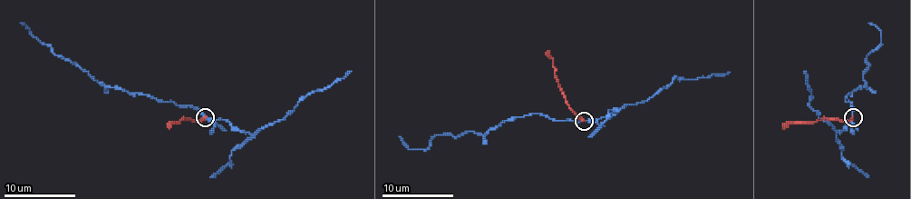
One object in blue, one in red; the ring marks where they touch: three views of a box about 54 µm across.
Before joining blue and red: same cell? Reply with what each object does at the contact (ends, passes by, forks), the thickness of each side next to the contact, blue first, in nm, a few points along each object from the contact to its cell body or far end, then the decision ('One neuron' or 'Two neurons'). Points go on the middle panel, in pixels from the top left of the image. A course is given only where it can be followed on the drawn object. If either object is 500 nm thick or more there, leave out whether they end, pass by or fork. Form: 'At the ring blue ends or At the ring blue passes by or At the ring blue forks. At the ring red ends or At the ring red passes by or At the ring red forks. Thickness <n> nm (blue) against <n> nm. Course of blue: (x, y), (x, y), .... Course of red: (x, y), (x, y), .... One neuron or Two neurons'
At the ring blue passes by. At the ring red ends. Thickness 170 nm (blue) against 240 nm. Course of blue: (583, 121), (555, 121), (531, 114), (502, 121), (483, 134), (437, 134), (426, 149), (410, 149), (399, 136). Course of red: (583, 121), (570, 108), (555, 75), (553, 58), (547, 51). Two neurons

